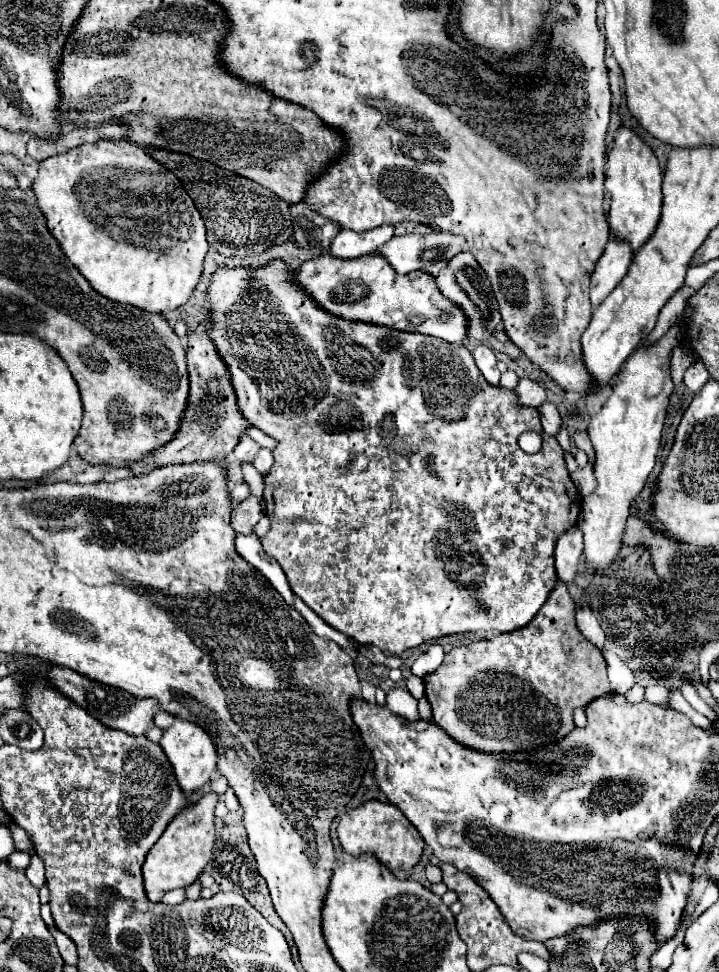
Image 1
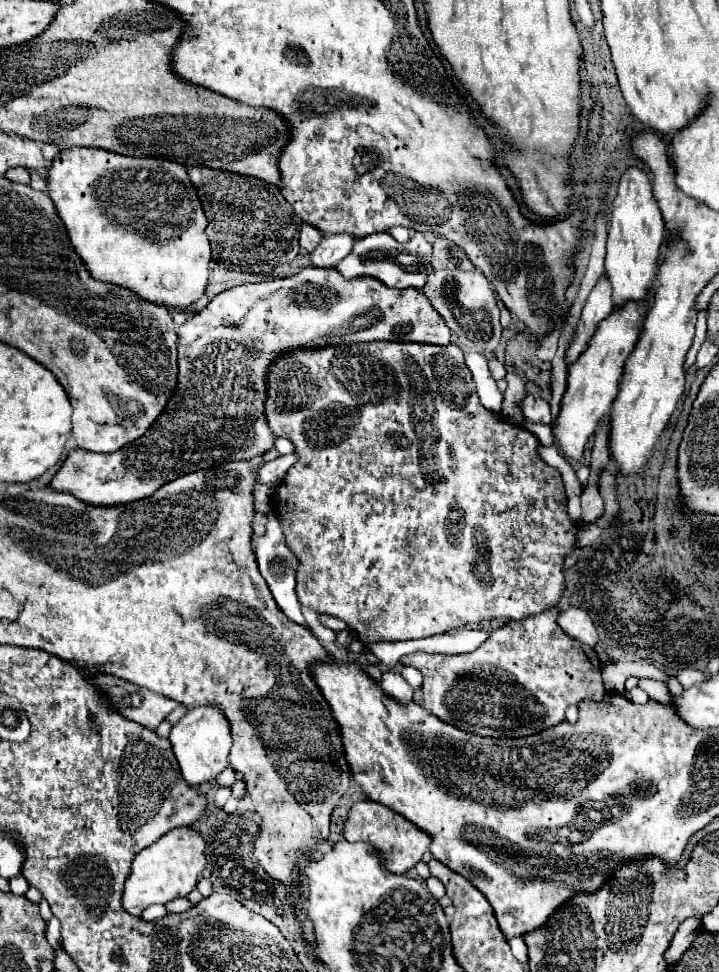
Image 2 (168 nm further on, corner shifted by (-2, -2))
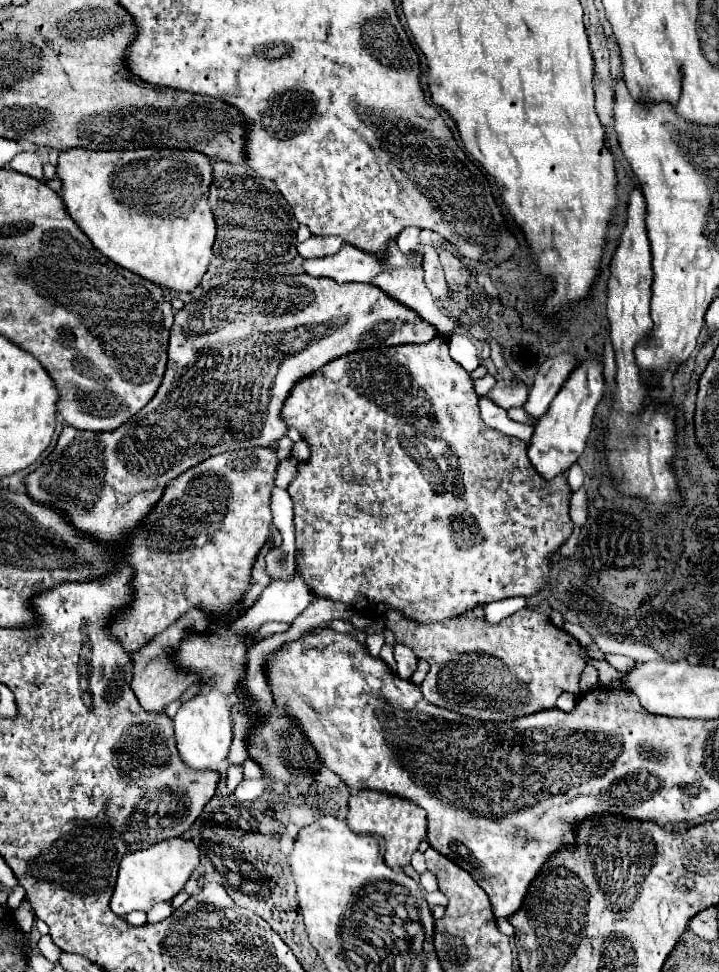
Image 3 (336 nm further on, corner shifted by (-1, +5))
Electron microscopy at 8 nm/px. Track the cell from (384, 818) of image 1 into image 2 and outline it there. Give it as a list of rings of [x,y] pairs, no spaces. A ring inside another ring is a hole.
[[[372,800],[356,802],[350,808],[348,820],[344,824],[344,838],[348,842],[370,842],[376,850],[382,852],[386,860],[386,868],[394,874],[404,874],[406,870],[416,866],[422,860],[422,854],[430,844],[430,836],[426,832],[422,832],[418,826],[414,826],[410,820],[396,814],[388,806],[376,804]]]

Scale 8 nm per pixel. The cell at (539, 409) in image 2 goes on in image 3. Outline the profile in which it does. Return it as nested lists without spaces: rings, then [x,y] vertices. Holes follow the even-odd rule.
[[[499,379],[497,385],[487,393],[499,407],[511,409],[511,407],[523,407],[525,399],[529,397],[529,387],[521,381],[503,381]]]

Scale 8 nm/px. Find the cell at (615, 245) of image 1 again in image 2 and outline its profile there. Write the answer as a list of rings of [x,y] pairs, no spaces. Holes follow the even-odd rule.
[[[600,278],[594,290],[588,296],[588,302],[582,310],[576,334],[566,350],[566,364],[572,364],[588,346],[590,338],[594,336],[598,324],[612,312],[612,288],[606,278]]]

